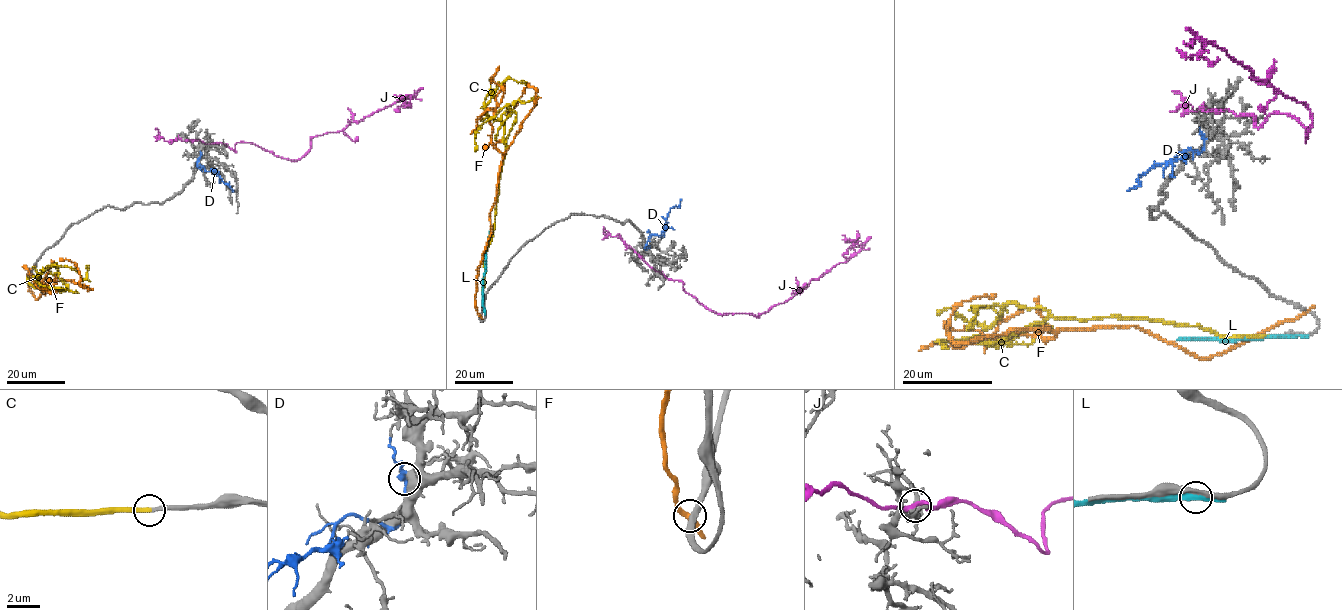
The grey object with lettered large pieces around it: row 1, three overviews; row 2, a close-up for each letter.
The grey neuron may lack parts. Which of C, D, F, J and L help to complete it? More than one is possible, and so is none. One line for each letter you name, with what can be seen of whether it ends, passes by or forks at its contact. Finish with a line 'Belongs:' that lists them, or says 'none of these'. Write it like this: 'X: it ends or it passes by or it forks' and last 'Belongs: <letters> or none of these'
C: it ends
Belongs: C

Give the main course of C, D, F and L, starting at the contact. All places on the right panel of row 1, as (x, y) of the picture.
C: (1269, 335), (1220, 336), (1198, 326), (1159, 321), (1069, 318), (1006, 304), (975, 336), (939, 341), (944, 349)
D: (1203, 139), (1200, 151), (1187, 149), (1183, 153), (1184, 158), (1154, 165), (1127, 191)
F: (1308, 309), (1203, 358), (1135, 326), (1010, 330), (953, 341), (952, 312), (975, 297), (995, 296)
L: (1299, 335), (1177, 340)

